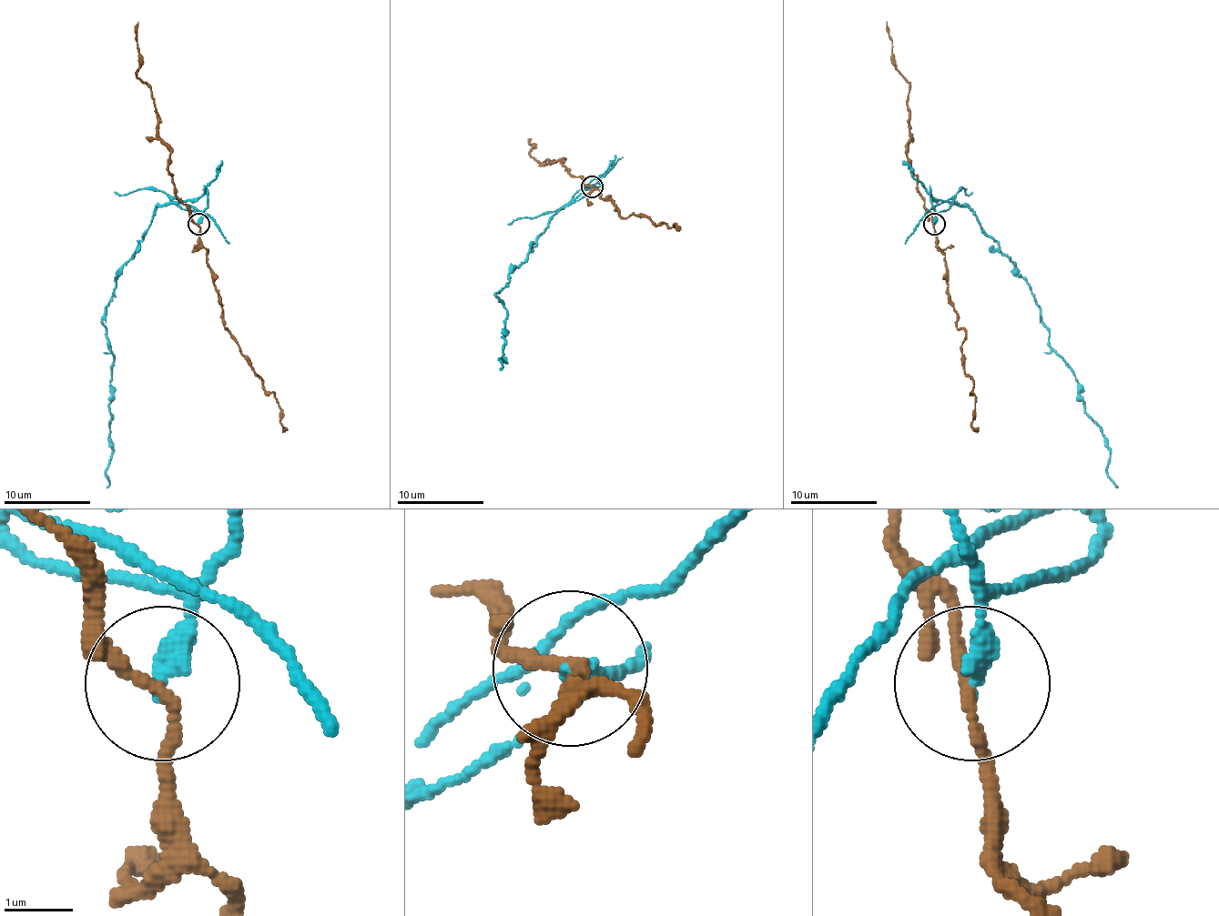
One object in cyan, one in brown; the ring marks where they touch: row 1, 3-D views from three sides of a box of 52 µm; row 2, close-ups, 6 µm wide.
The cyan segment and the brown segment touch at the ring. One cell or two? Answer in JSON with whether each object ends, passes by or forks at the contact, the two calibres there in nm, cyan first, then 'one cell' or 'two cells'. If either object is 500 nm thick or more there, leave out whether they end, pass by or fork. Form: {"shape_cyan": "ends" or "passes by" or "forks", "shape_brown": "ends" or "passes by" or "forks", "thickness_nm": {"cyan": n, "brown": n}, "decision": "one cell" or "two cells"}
{"shape_cyan": "ends", "shape_brown": "passes by", "thickness_nm": {"cyan": 320, "brown": 160}, "decision": "two cells"}

